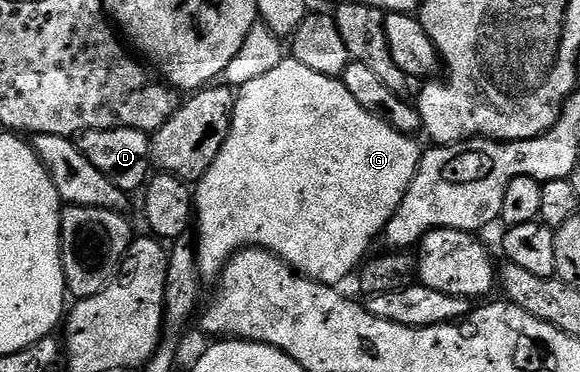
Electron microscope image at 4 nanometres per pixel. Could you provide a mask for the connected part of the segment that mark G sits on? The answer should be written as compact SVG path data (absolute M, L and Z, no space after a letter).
M257 23L251 28L249 35L245 35L245 43L241 43L241 51L237 51L237 55L233 55L233 63L229 63L229 67L225 67L223 72L222 80L228 86L243 86L237 89L229 139L225 139L225 147L221 147L221 155L217 155L217 159L213 159L213 167L209 167L209 171L205 171L205 175L197 182L197 188L193 193L193 213L197 218L197 229L199 225L197 256L200 278L218 278L223 272L223 266L239 250L254 247L275 253L292 269L302 273L304 277L320 281L323 285L338 286L340 284L338 281L345 280L351 272L352 276L364 264L365 258L372 252L370 249L371 244L375 241L375 236L378 233L380 236L386 230L389 219L393 219L397 207L401 207L401 199L405 199L405 191L409 191L409 183L413 183L415 178L421 156L421 148L419 149L418 140L415 137L406 137L401 131L393 131L393 127L389 127L389 123L381 123L381 119L377 119L377 115L369 115L369 111L365 111L365 107L361 107L361 103L357 103L357 99L353 99L353 95L349 95L349 91L345 91L340 78L317 75L317 71L294 63L279 65L283 61L283 53L285 57L284 42L276 37L273 31L269 31L267 25Z

